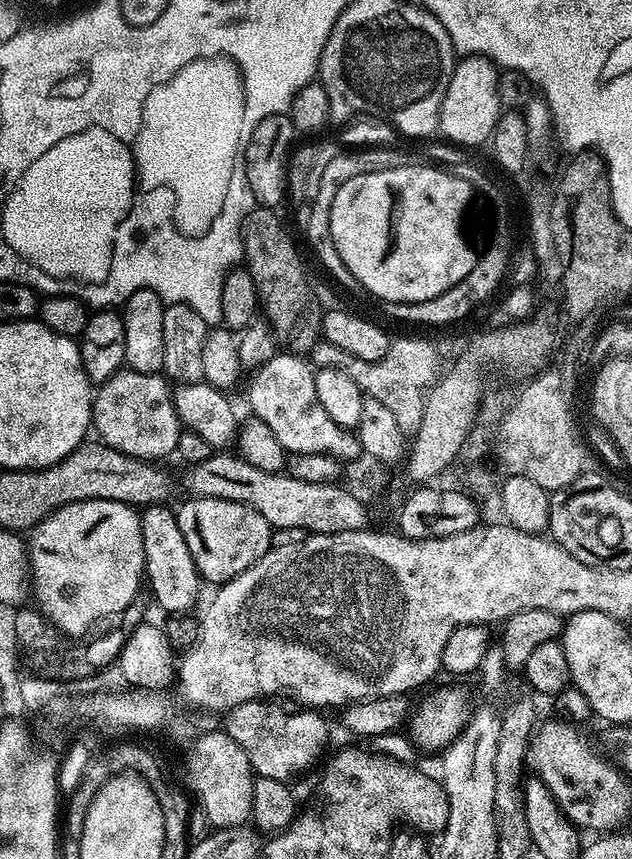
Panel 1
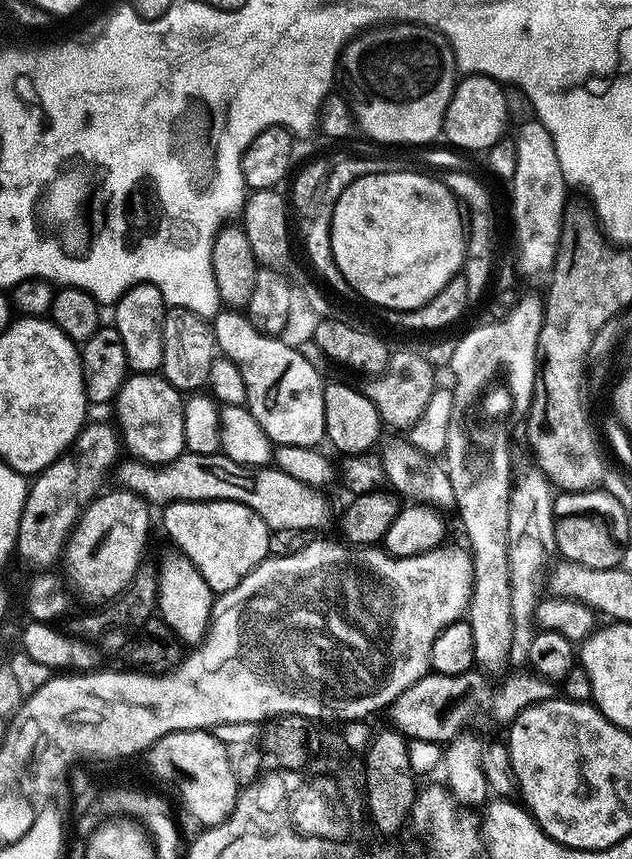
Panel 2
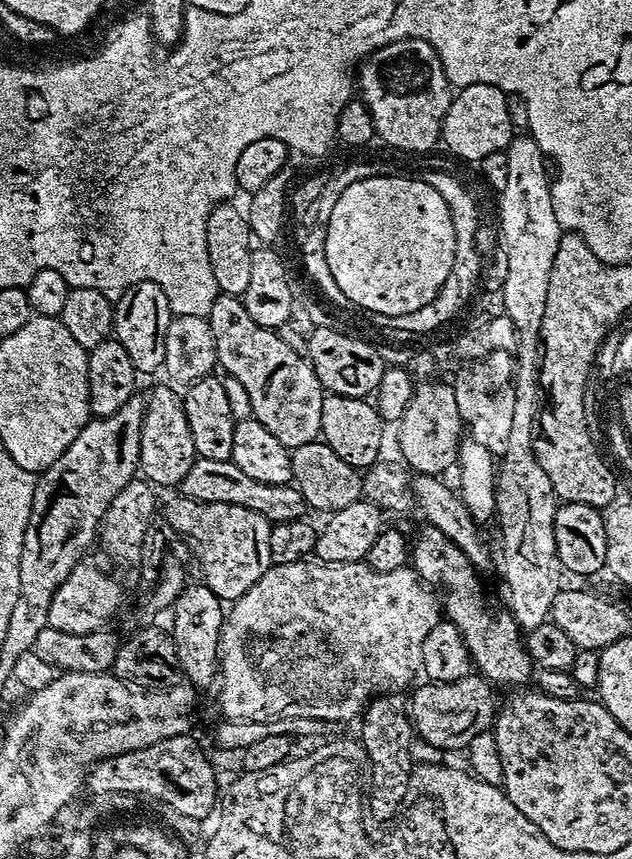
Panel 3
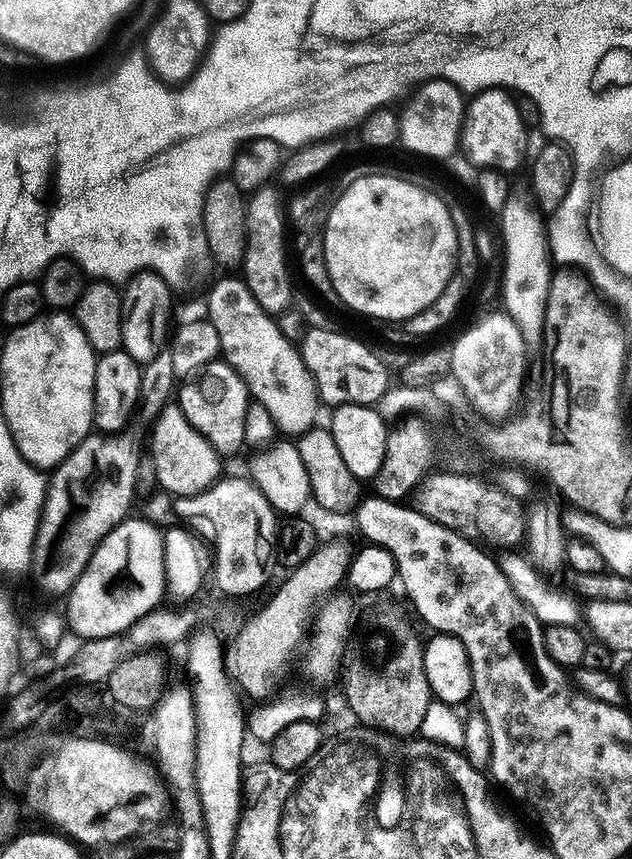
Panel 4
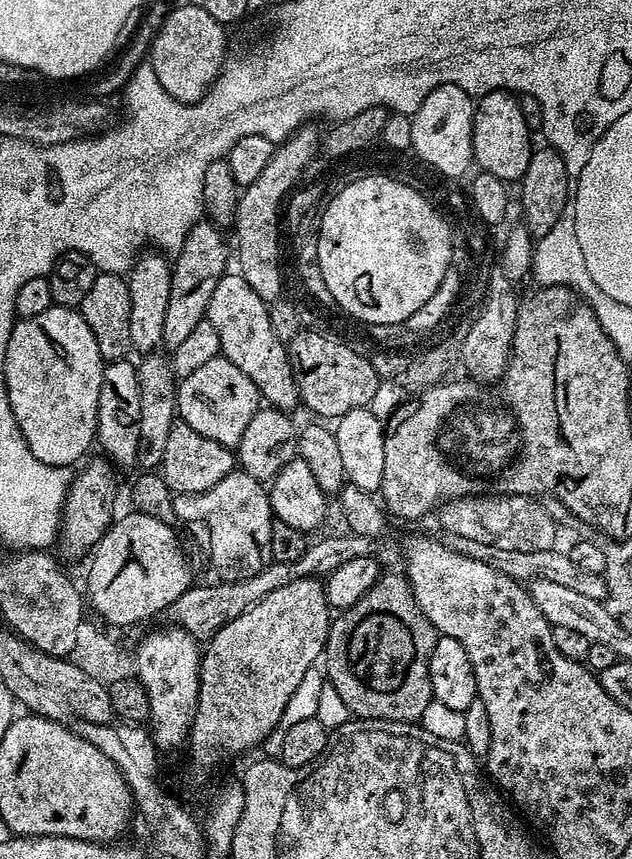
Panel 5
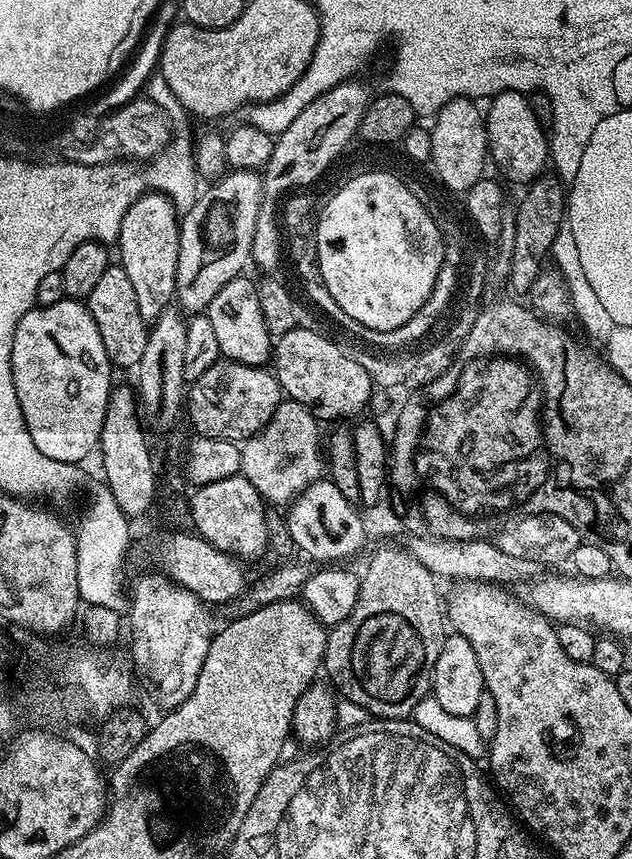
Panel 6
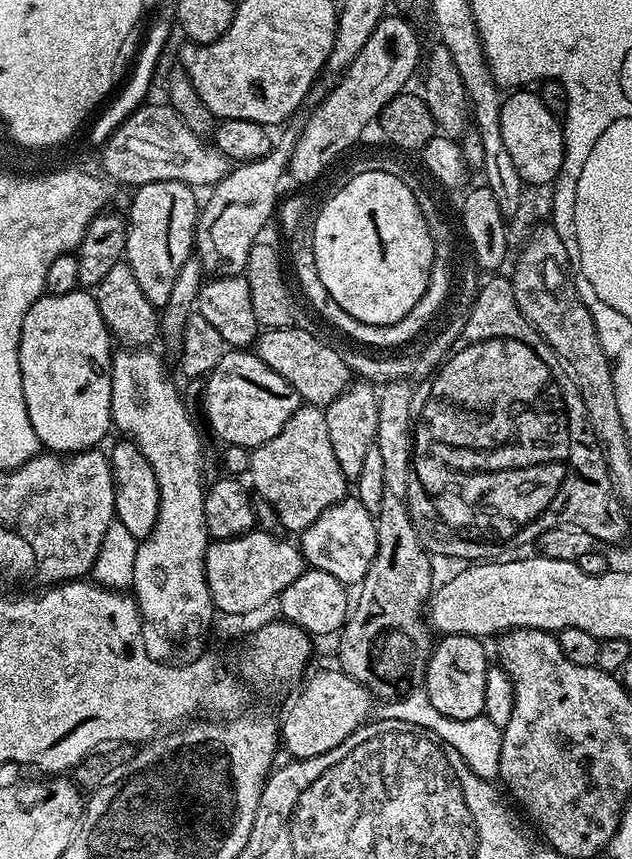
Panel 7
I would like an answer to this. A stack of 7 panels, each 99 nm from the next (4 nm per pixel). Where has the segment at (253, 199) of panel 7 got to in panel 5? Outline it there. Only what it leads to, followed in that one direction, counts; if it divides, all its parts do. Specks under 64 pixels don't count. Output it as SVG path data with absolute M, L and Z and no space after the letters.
M201 220L191 228L186 242L173 261L169 305L166 306L165 325L162 326L162 346L165 351L177 349L179 343L187 339L187 335L207 315L214 288L227 271L228 252L230 256L229 245L227 248L221 234L223 233L213 223Z

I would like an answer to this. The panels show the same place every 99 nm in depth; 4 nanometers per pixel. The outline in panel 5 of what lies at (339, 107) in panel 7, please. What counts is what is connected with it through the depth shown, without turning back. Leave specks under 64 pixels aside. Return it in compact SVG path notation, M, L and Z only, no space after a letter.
M309 122L297 132L293 132L277 147L274 158L270 158L270 163L266 166L266 170L262 170L262 175L256 181L246 185L239 193L234 221L234 229L236 228L234 252L235 255L236 252L240 255L238 274L246 278L246 282L250 282L250 290L254 290L254 294L258 294L258 298L266 302L281 299L283 293L280 292L284 288L284 272L280 269L282 205L289 193L301 183L300 175L311 166L316 152L318 156L321 151L322 132L319 132L316 127L315 123Z

